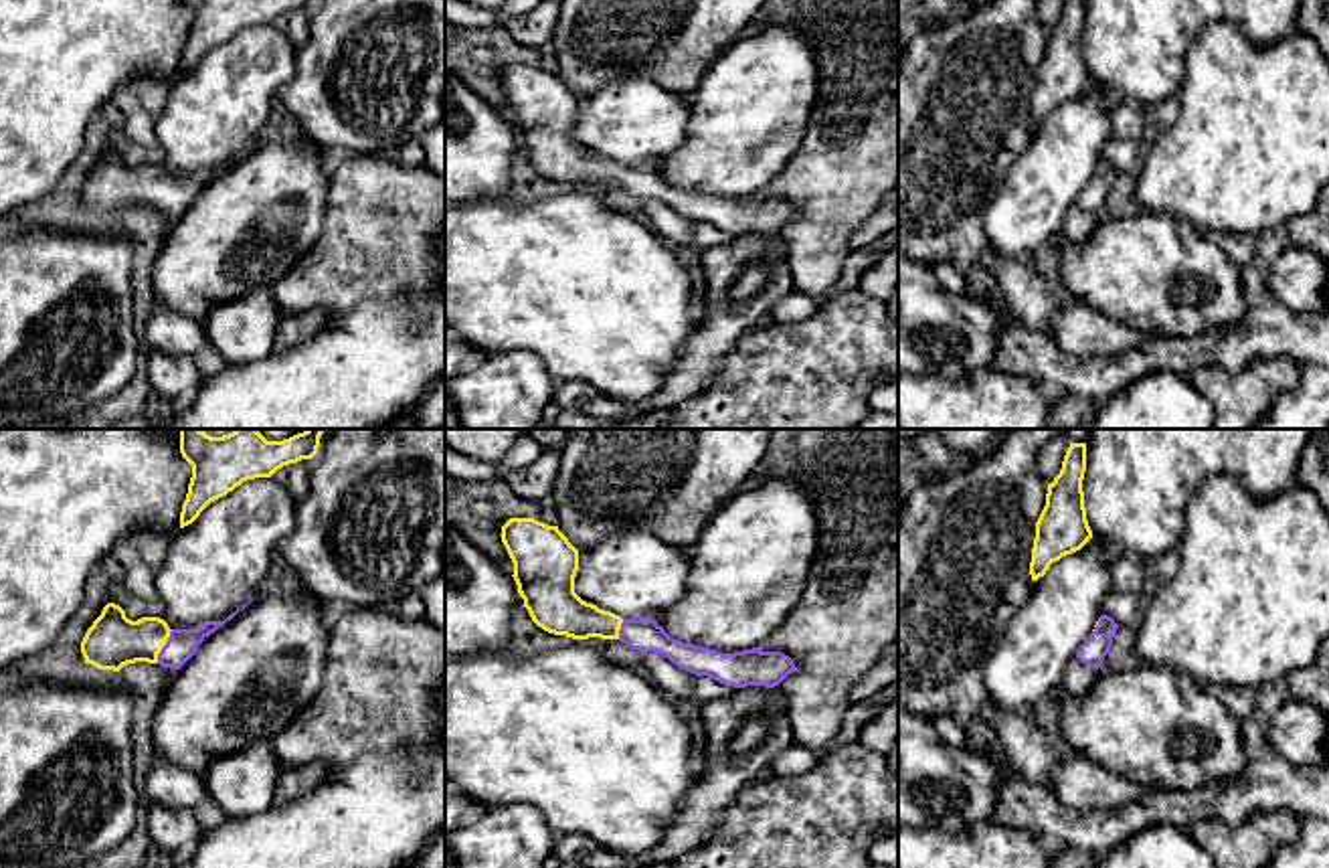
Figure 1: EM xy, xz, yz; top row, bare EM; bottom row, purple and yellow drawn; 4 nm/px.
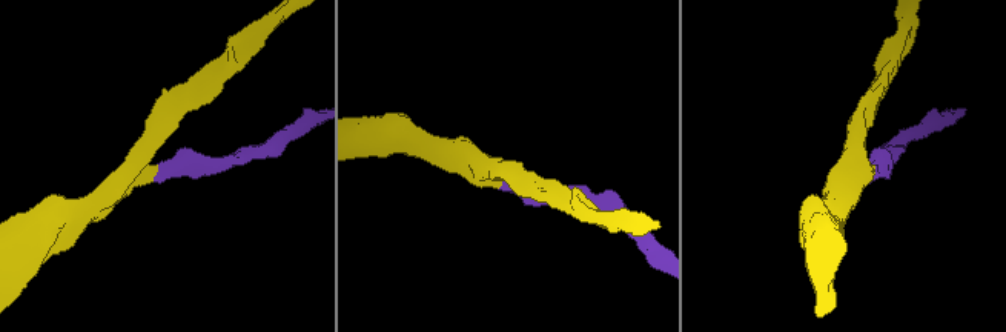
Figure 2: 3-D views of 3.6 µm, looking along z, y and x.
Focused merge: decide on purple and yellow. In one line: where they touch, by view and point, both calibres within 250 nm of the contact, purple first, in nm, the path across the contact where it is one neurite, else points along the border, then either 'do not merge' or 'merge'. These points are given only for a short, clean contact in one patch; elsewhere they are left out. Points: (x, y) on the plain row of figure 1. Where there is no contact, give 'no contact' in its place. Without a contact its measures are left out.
meets purple in xy at (164, 193); 120 nm thick on the purple side, 220 nm on the other; runs through xy (183, 191), (164, 193), (154, 189), (112, 189); merge

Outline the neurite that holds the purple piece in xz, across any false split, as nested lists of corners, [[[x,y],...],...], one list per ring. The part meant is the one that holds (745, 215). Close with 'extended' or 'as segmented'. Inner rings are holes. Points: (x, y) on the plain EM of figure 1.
[[[510,65],[502,89],[514,109],[514,127],[532,168],[548,180],[572,186],[619,186],[637,198],[655,198],[678,214],[720,231],[779,233],[795,210],[781,198],[759,194],[722,200],[670,184],[651,164],[621,166],[574,140],[579,97],[558,77],[534,65]]] | extended

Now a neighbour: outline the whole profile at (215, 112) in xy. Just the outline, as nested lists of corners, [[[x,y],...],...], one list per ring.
[[[273,22],[255,24],[210,49],[192,71],[178,75],[154,125],[164,150],[160,166],[170,176],[192,176],[204,168],[225,168],[243,156],[259,140],[263,123],[279,111],[275,99],[295,75],[295,53],[297,45]]]

